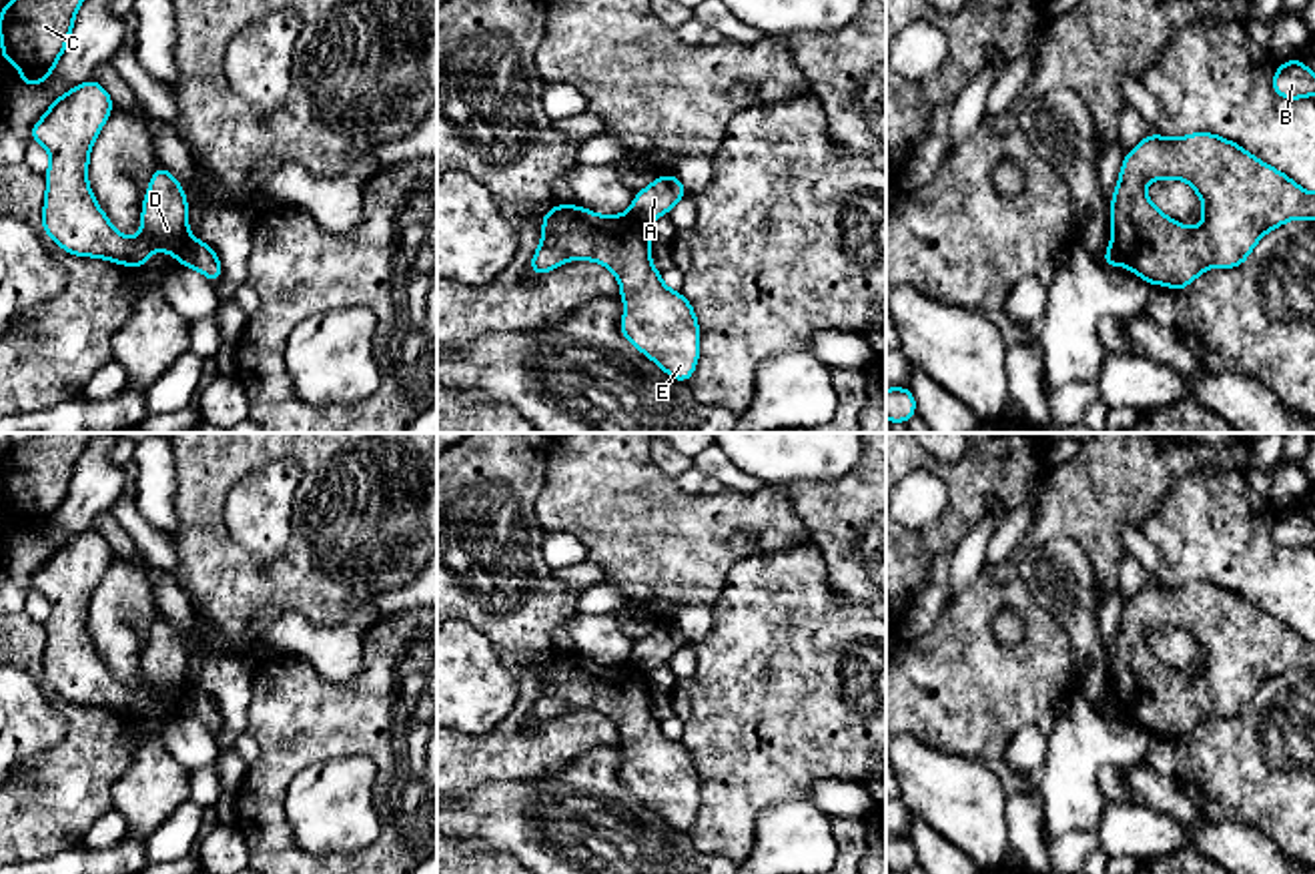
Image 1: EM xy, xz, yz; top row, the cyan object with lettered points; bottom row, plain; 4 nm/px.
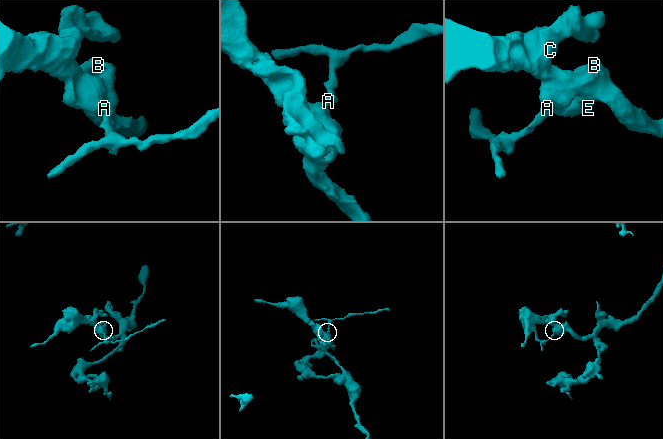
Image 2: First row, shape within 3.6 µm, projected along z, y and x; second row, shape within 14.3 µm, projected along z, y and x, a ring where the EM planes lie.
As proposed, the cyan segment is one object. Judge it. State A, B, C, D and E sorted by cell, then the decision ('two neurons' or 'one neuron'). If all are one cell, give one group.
groups A / B C D E; two neurons

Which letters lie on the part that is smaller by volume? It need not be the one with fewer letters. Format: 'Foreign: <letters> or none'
Foreign: A

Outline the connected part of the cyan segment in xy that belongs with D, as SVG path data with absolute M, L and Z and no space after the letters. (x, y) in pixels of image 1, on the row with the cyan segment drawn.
M90 78L56 98L30 128L28 136L50 152L42 231L74 257L108 259L134 271L156 247L180 263L192 241L188 202L184 188L162 162L142 198L138 239L112 227L88 186L90 148L112 106L106 88Z

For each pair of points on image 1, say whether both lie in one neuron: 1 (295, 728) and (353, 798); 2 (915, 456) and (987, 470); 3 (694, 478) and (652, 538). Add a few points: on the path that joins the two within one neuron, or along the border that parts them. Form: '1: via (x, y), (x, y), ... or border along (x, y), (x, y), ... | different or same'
1: border along (371, 762), (363, 756), (311, 762), (287, 792) | different
2: via (933, 466), (941, 470), (969, 470) | same
3: border along (674, 480), (688, 492), (700, 492) | different

